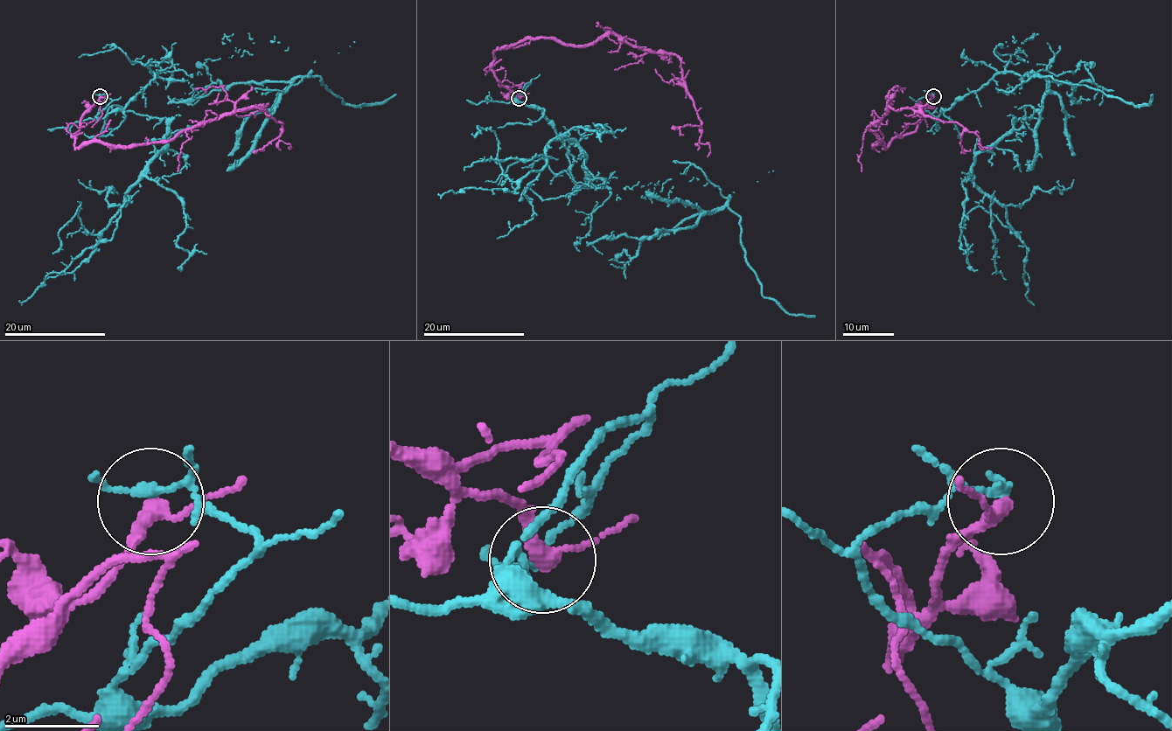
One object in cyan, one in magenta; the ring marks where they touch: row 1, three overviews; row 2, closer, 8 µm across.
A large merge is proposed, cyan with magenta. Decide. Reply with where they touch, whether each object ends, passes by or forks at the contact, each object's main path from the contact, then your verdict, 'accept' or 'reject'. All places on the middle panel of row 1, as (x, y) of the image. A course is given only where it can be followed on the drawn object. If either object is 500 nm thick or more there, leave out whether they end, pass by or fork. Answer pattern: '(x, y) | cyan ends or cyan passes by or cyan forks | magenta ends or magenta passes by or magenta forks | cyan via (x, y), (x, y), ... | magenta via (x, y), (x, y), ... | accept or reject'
(519, 98) | cyan passes by | magenta passes by | cyan via (519, 97), (529, 82), (515, 97), (571, 178), (610, 193), (588, 244), (728, 206), (764, 296), (815, 316) | magenta via (519, 97), (495, 78), (497, 50), (526, 38), (588, 45), (621, 37), (680, 62), (708, 156) | reject

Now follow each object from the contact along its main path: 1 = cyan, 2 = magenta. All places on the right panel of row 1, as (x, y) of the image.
1: (932, 95), (938, 118), (1040, 70), (1070, 71), (1075, 101), (1042, 77), (1152, 93)
2: (932, 96), (913, 132), (873, 146), (881, 142), (869, 129), (889, 107), (957, 121), (992, 147)

